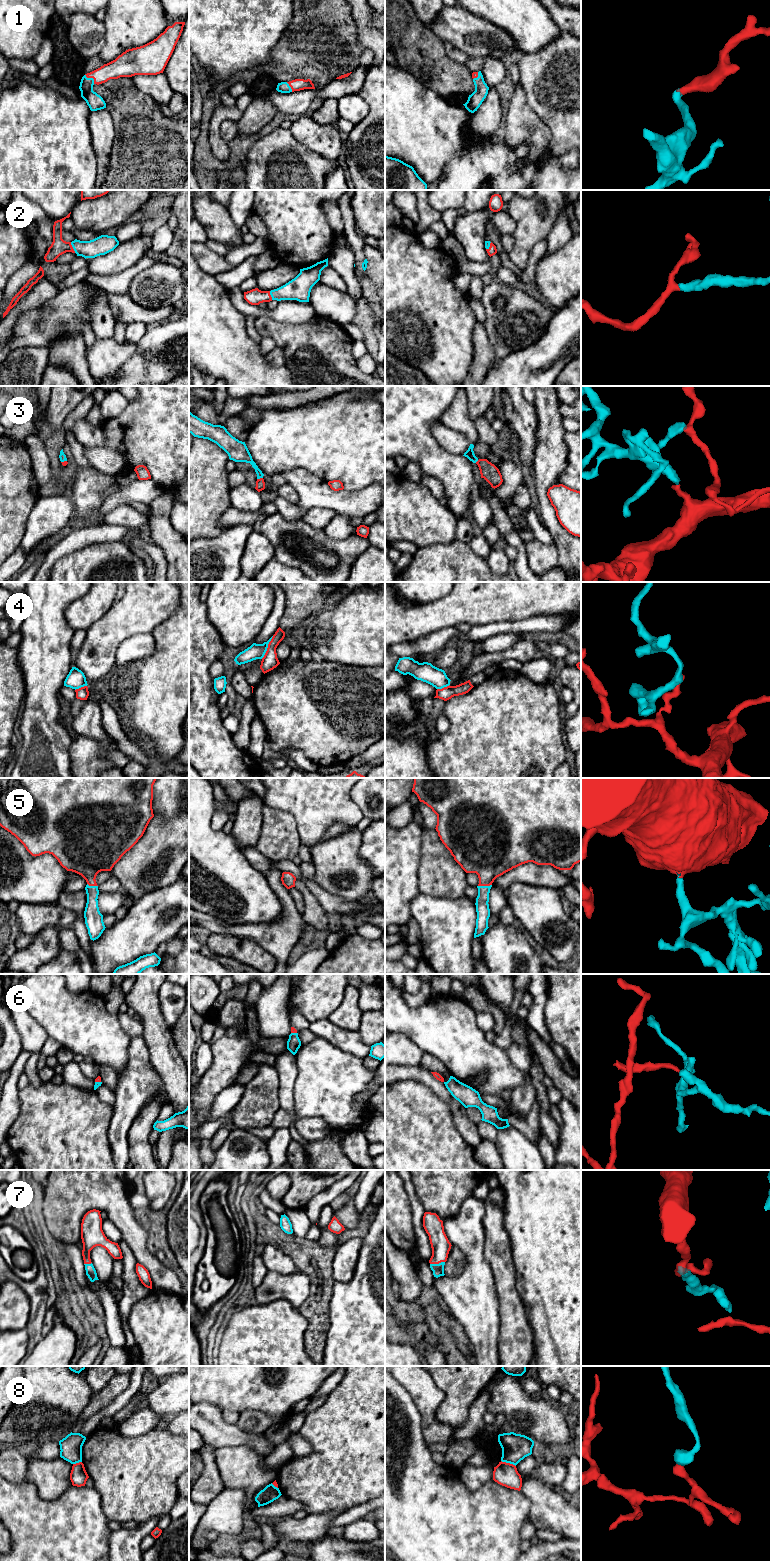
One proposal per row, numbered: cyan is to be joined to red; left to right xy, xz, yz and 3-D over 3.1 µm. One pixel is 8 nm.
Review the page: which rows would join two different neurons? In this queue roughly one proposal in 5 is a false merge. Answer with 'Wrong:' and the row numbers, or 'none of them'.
Wrong: 8

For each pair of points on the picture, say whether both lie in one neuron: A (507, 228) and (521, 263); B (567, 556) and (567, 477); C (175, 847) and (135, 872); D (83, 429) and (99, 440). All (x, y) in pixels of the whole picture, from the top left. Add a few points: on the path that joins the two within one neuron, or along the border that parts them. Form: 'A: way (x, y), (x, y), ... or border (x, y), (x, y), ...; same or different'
A: border (507, 212), (515, 222), (513, 234); different
B: border (567, 460), (567, 466), (559, 477), (560, 483); different
C: way (165, 850), (145, 868); same
D: way (87, 433), (95, 438); same

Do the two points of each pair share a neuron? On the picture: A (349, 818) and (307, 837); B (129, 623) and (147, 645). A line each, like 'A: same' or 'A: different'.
A: same
B: different

